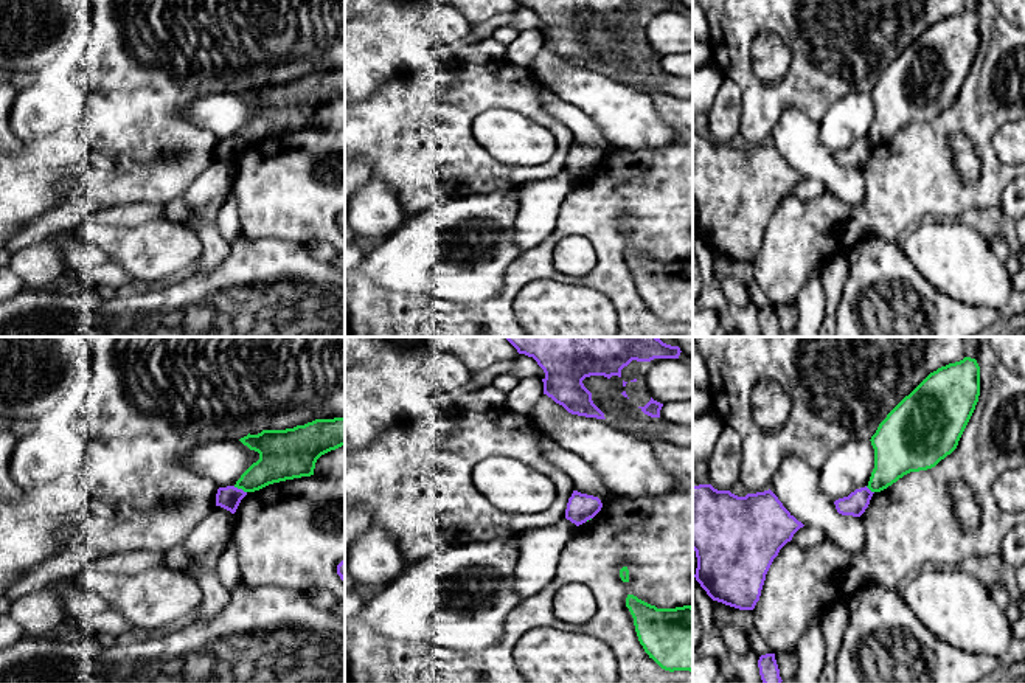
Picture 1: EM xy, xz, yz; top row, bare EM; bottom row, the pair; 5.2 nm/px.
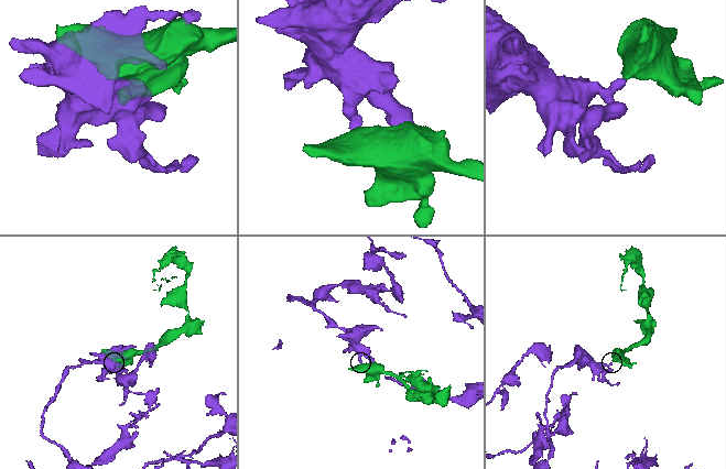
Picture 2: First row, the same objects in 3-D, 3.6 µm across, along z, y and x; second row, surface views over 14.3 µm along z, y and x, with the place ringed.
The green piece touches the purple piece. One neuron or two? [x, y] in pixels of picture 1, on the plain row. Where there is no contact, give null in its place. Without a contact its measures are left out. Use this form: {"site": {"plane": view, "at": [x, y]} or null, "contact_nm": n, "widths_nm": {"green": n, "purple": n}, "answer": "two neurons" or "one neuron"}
{"site": {"plane": "xy", "at": [239, 140]}, "contact_nm": 80, "widths_nm": {"green": 200, "purple": 120}, "answer": "two neurons"}

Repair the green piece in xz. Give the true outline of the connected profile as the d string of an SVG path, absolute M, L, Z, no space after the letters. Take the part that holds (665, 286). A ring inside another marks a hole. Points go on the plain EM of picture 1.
M627 247L635 284L645 304L662 321L693 324L693 259L657 261Z

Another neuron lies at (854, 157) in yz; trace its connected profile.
M867 138L856 141L848 149L836 152L836 161L842 168L860 169L868 160L873 146L874 144L871 144Z

